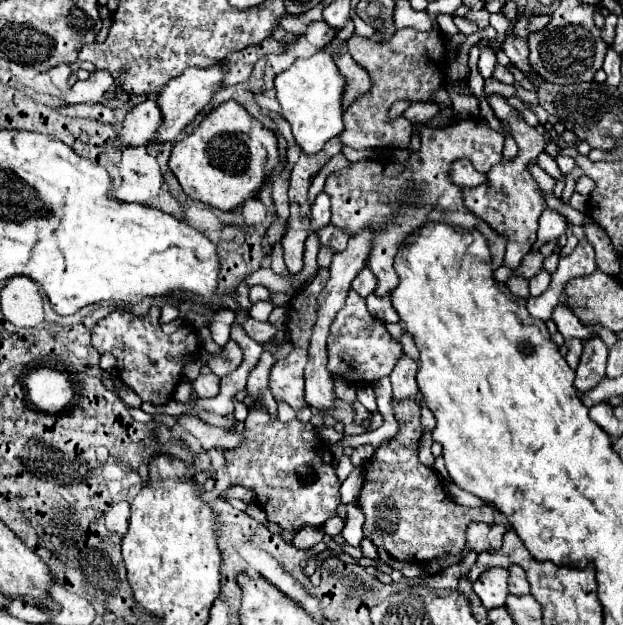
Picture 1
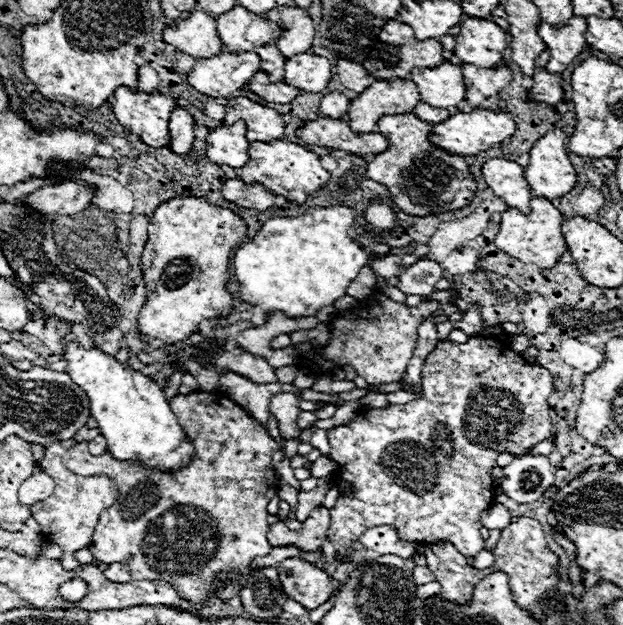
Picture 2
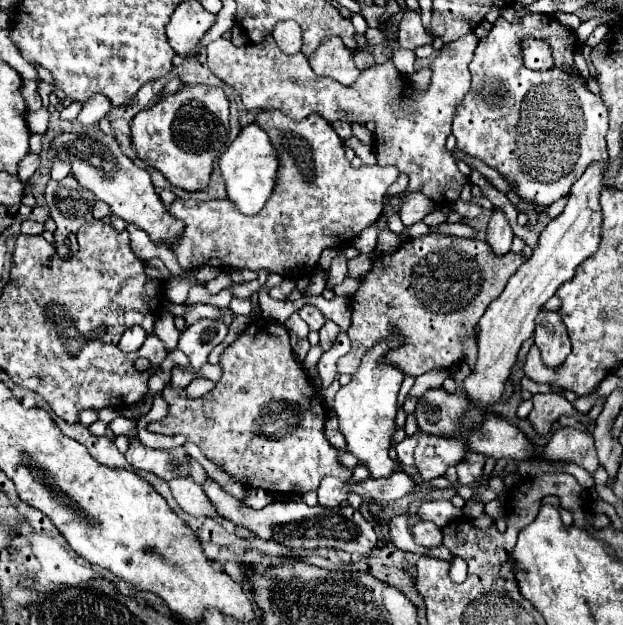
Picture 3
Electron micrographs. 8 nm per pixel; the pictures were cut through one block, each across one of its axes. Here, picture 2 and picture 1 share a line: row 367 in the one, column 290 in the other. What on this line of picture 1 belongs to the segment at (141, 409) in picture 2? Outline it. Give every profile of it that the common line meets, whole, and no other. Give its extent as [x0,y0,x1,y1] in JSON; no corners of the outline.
[276,50,346,154]

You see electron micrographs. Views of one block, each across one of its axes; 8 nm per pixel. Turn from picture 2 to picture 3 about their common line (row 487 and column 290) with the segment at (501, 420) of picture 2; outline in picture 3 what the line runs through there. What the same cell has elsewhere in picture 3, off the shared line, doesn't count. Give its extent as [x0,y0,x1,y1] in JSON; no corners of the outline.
[146,318,352,494]

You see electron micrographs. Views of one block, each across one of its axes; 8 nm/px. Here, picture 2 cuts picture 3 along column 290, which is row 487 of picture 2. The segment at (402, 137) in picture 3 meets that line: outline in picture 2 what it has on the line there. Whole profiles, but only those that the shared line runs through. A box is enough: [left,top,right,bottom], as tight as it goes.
[32,438,118,570]

